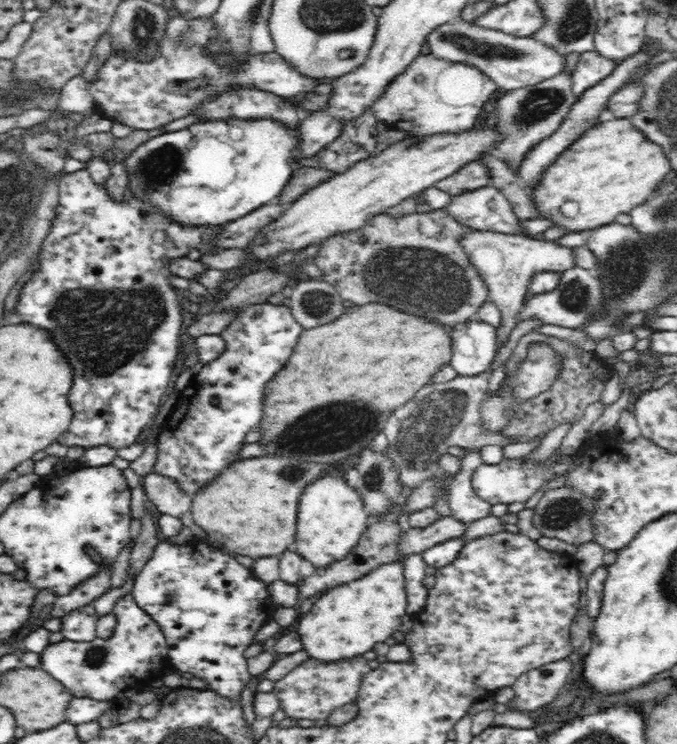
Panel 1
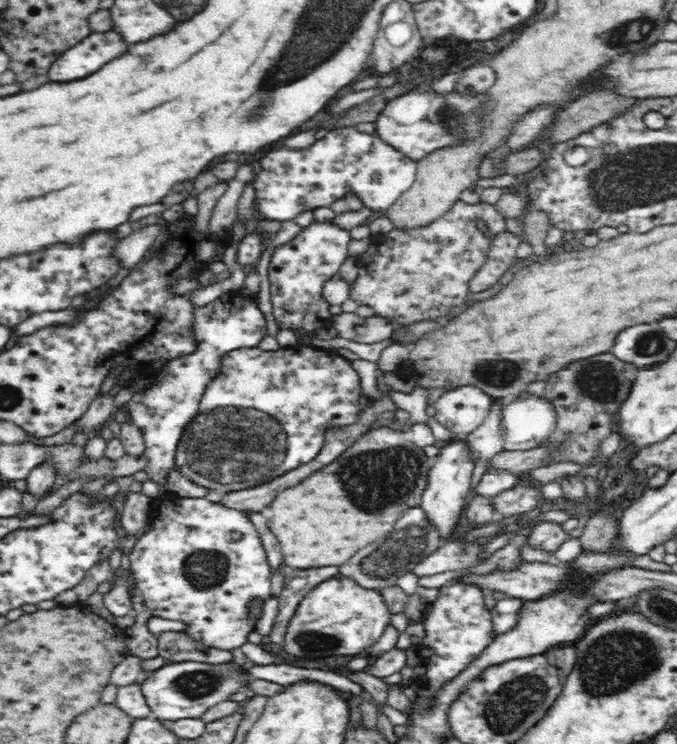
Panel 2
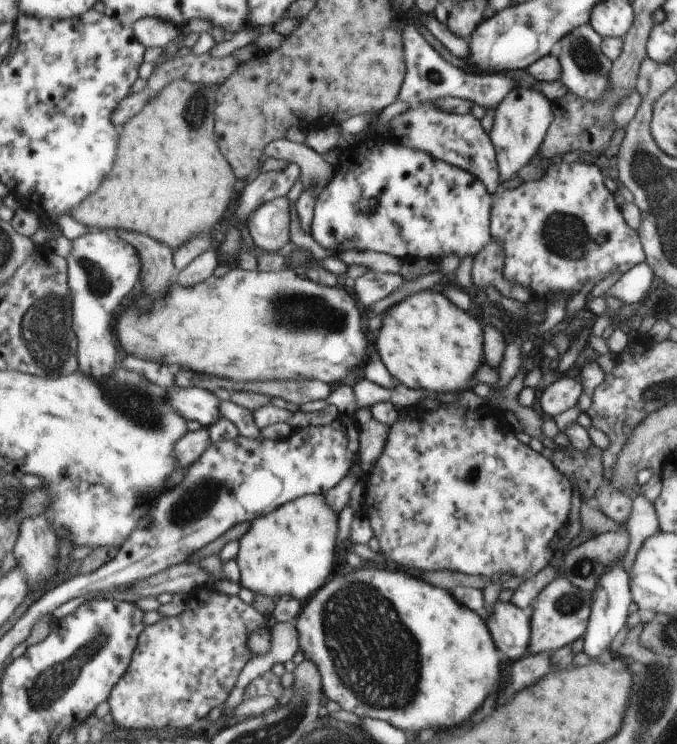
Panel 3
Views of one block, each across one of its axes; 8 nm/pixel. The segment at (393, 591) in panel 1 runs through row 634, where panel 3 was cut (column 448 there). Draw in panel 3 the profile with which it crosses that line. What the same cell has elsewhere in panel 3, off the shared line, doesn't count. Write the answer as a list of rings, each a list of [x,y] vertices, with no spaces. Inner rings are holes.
[[[425,289],[393,304],[381,316],[381,326],[375,336],[377,358],[387,368],[393,382],[407,388],[429,390],[429,392],[461,392],[468,388],[467,380],[483,361],[481,358],[481,325],[465,311],[455,307],[438,289]]]

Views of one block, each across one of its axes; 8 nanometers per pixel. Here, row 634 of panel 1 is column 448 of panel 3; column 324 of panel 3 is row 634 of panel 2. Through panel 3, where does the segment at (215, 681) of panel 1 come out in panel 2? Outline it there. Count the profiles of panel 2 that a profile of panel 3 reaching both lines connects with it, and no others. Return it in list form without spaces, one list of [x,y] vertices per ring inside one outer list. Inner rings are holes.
[[[166,492],[157,498],[152,499],[152,511],[150,512],[151,530],[143,534],[131,550],[129,559],[131,562],[131,571],[137,582],[138,591],[141,593],[144,606],[151,613],[151,617],[158,617],[168,620],[176,620],[184,623],[184,633],[192,637],[194,641],[200,642],[208,647],[214,647],[218,650],[232,651],[240,648],[248,640],[248,634],[255,630],[256,617],[253,614],[253,604],[256,602],[264,603],[270,598],[270,588],[272,580],[272,571],[267,562],[265,548],[263,547],[260,535],[248,518],[248,514],[239,511],[219,502],[210,502],[205,497],[202,498],[182,498]],[[230,532],[240,532],[242,537],[235,542],[230,539]]]

